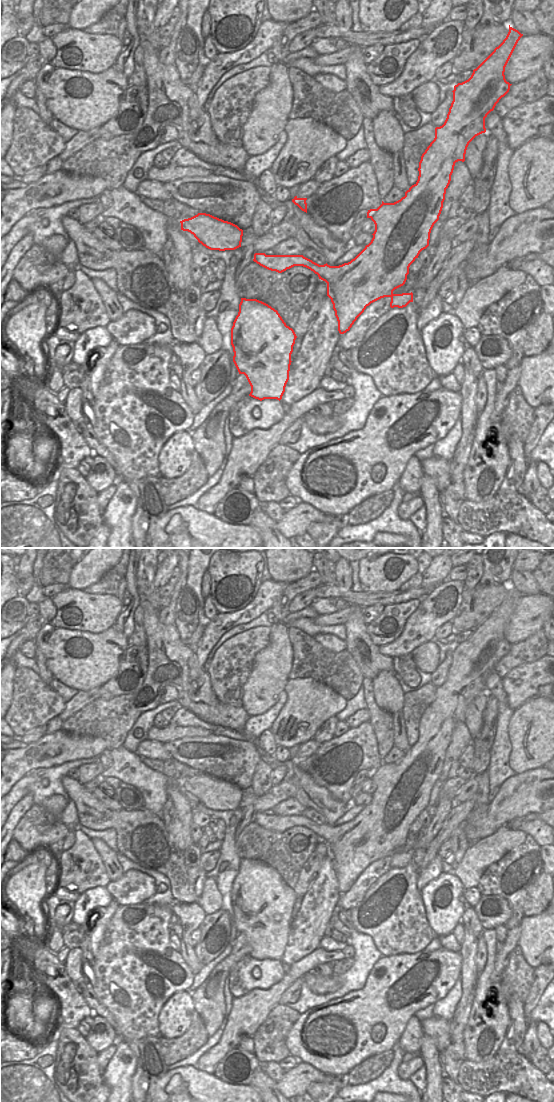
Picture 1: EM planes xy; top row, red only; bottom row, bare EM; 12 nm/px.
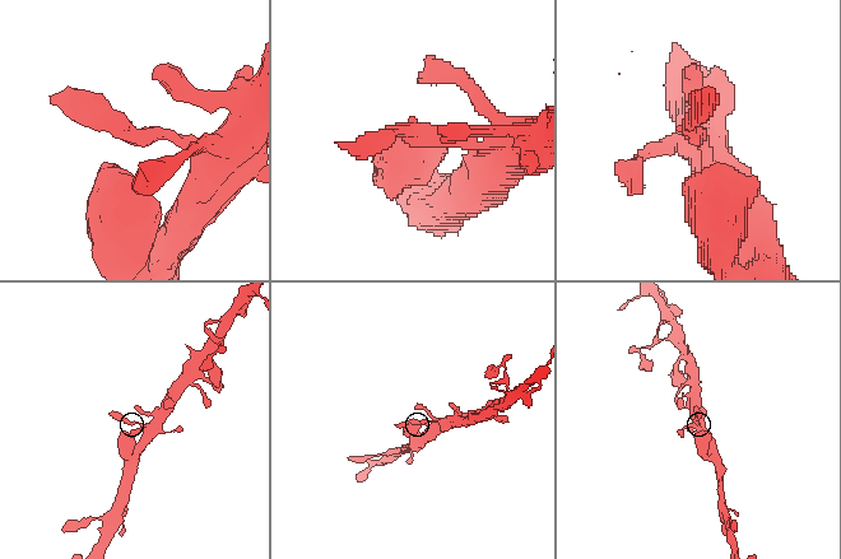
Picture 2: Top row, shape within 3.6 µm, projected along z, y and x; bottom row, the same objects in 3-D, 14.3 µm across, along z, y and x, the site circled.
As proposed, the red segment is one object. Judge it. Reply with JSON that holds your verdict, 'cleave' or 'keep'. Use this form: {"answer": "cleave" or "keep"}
{"answer": "keep"}

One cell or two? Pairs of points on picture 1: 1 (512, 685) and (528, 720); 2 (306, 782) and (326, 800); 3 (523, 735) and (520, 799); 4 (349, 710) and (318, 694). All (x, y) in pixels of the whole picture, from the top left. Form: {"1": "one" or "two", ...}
{"1": "two", "2": "one", "3": "two", "4": "two"}

